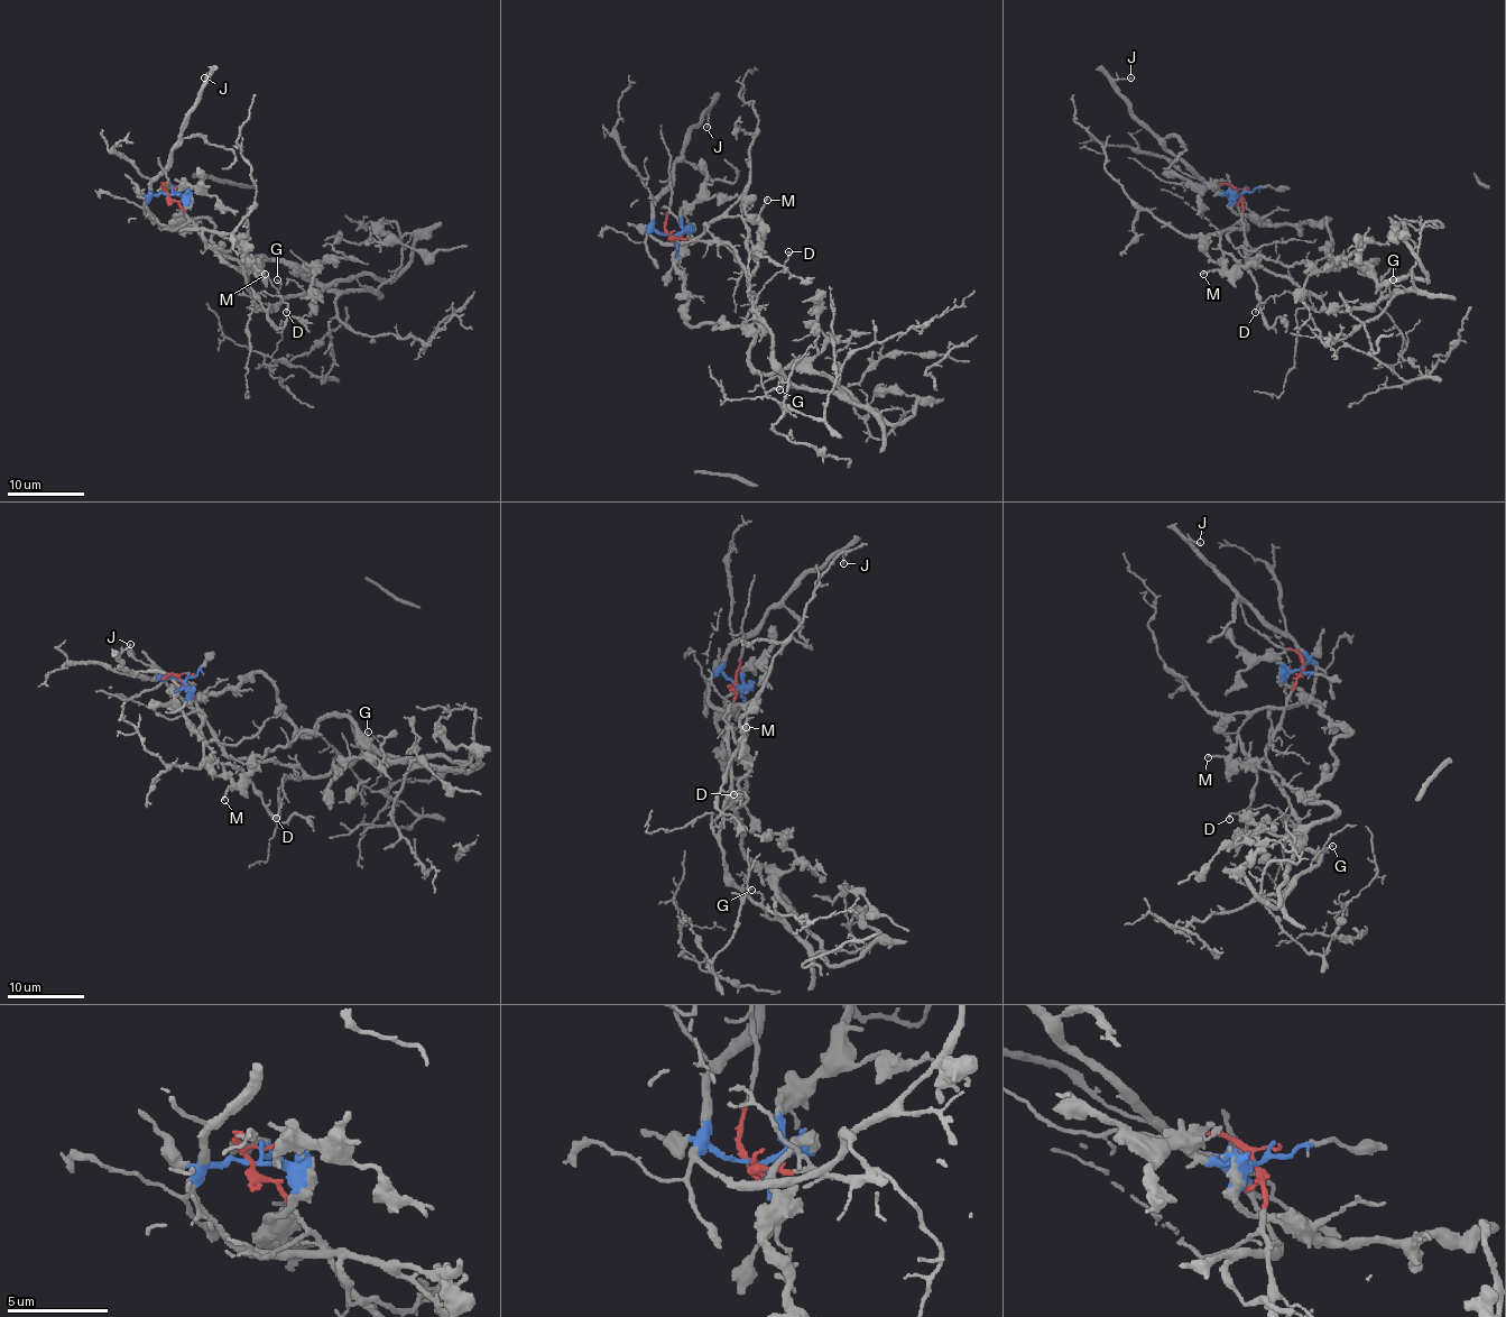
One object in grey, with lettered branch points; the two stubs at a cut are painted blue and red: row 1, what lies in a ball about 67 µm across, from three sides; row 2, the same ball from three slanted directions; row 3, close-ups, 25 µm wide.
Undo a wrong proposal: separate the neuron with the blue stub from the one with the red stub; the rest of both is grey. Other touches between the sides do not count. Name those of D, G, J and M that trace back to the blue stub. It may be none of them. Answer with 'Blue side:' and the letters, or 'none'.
Blue side: J, M

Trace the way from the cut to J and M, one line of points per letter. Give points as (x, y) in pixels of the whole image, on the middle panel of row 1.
J: (670, 236), (662, 236), (652, 226), (652, 199), (670, 182), (672, 168), (707, 110), (707, 128)
M: (670, 236), (652, 230), (648, 233), (664, 243), (692, 241), (710, 224), (726, 218), (756, 218), (768, 199)

